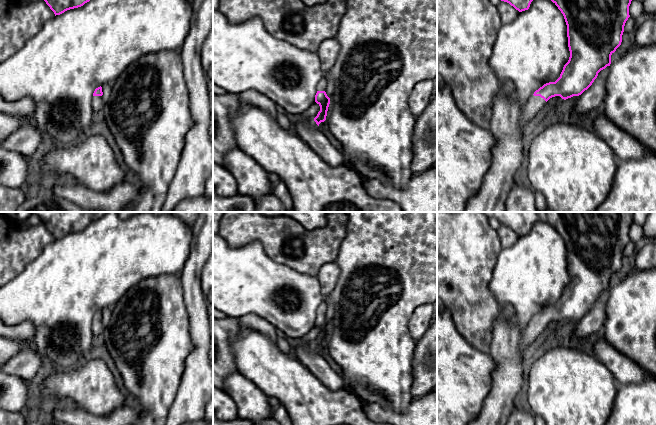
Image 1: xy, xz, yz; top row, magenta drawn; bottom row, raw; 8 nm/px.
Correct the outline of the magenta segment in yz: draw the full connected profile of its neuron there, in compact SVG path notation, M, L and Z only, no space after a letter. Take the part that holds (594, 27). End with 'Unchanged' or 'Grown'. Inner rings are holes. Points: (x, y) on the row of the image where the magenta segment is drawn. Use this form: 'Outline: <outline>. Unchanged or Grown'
Outline: M551 0L561 11L567 25L568 47L570 57L568 62L564 65L560 77L555 82L544 84L528 99L519 114L519 127L524 135L530 132L530 122L537 114L537 112L546 104L546 102L555 96L560 96L566 100L573 96L581 95L587 90L598 73L611 64L611 55L621 45L624 26L629 15L629 6L632 0Z. Grown

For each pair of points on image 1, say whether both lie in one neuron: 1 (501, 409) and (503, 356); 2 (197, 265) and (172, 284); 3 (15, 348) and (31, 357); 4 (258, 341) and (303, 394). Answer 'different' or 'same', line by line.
1: same
2: different
3: different
4: same

